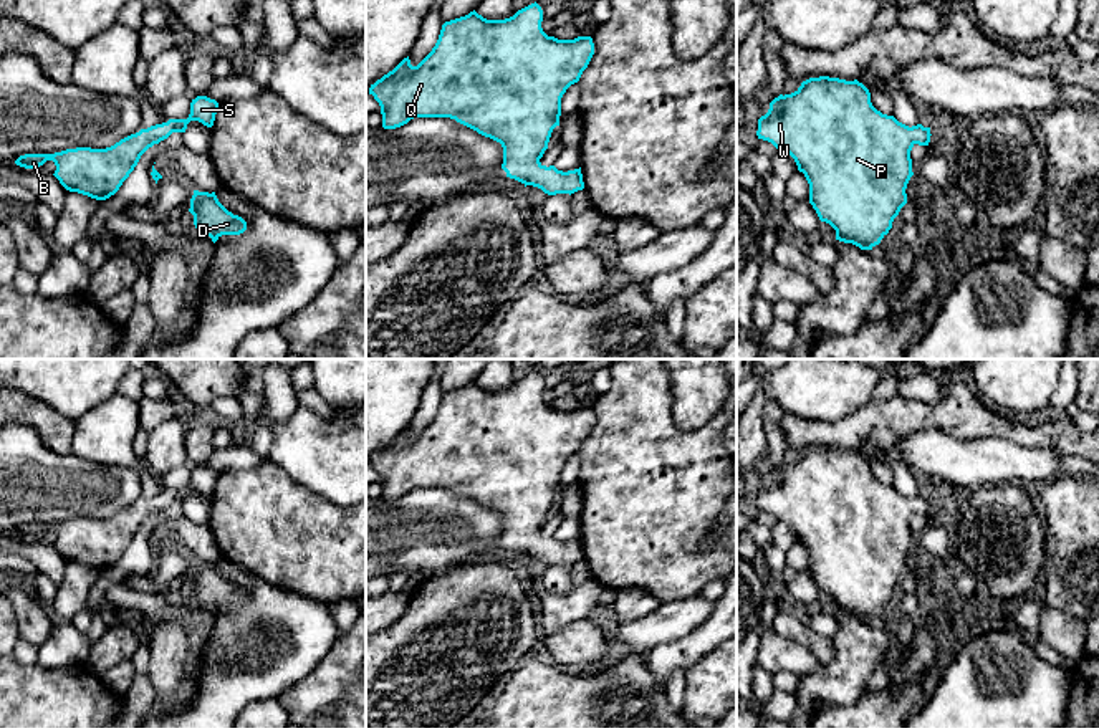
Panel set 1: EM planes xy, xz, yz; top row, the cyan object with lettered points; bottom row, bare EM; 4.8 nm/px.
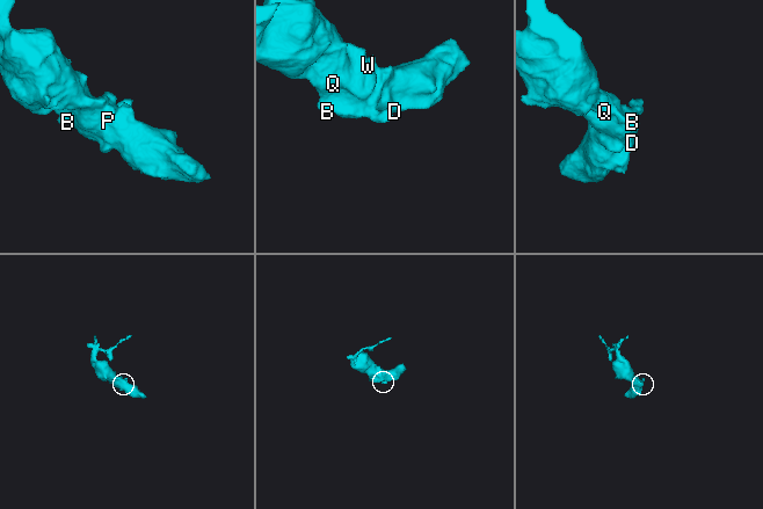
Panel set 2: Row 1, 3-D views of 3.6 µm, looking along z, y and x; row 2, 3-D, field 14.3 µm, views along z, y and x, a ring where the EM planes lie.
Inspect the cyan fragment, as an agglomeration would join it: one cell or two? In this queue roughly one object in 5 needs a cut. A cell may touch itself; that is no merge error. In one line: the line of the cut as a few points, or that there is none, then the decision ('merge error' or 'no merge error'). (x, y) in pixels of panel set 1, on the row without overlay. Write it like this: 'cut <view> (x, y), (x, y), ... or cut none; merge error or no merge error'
cut none; no merge error

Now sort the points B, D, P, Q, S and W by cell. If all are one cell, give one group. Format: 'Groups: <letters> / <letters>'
Groups: B D P Q S W

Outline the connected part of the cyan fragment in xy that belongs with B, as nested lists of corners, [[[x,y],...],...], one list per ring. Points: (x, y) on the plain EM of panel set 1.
[[[197,467],[190,473],[187,490],[169,490],[141,500],[106,520],[76,518],[55,524],[25,524],[15,534],[25,539],[38,539],[46,531],[53,531],[56,536],[53,546],[66,561],[106,571],[119,561],[149,518],[167,510],[172,503],[185,503],[190,491],[212,498],[217,480],[215,470]]]

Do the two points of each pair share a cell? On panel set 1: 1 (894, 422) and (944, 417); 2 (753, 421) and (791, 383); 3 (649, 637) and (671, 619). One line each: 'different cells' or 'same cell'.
1: same cell
2: different cells
3: same cell

